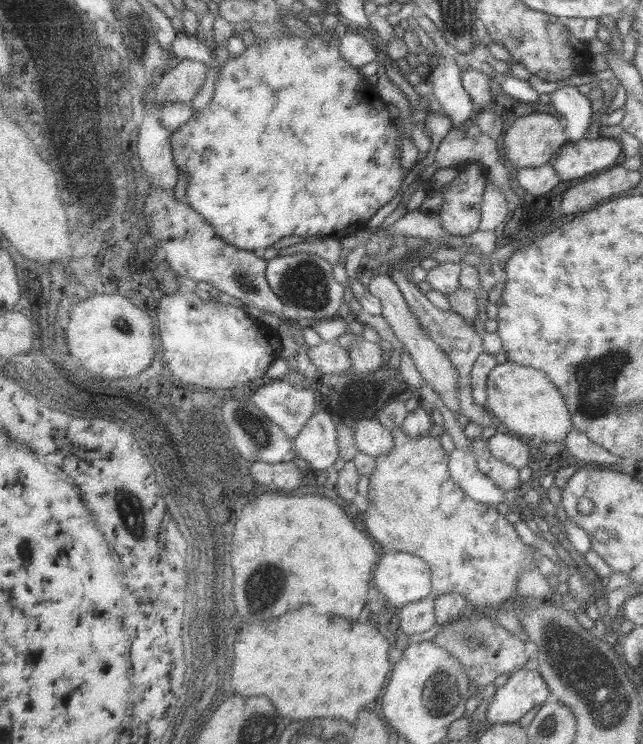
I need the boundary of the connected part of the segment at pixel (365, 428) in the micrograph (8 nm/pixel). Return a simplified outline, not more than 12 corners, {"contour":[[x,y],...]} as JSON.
{"contour":[[377,419],[358,421],[356,448],[371,457],[390,452],[389,425]]}

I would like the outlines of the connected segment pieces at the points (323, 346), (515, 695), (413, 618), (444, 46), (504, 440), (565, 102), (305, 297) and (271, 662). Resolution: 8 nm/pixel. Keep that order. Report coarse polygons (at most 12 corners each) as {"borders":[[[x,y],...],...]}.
{"borders":[[[334,340],[309,347],[322,374],[351,368],[348,349]],[[516,670],[488,705],[488,725],[518,723],[550,692],[538,670]],[[435,597],[410,602],[396,612],[404,634],[435,624]],[[427,16],[418,24],[444,57],[435,63],[432,94],[454,127],[473,118],[456,48]],[[501,429],[485,443],[490,455],[516,469],[531,445]],[[560,86],[551,103],[566,138],[586,138],[595,123],[587,96],[577,86]],[[301,252],[267,261],[282,320],[314,327],[345,311],[332,264]],[[304,604],[238,632],[232,686],[348,723],[390,670],[372,624]]]}

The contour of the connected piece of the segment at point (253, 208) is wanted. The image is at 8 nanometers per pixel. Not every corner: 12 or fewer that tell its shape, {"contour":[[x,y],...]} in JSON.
{"contour":[[332,29],[222,64],[169,137],[243,251],[363,231],[407,174]]}

